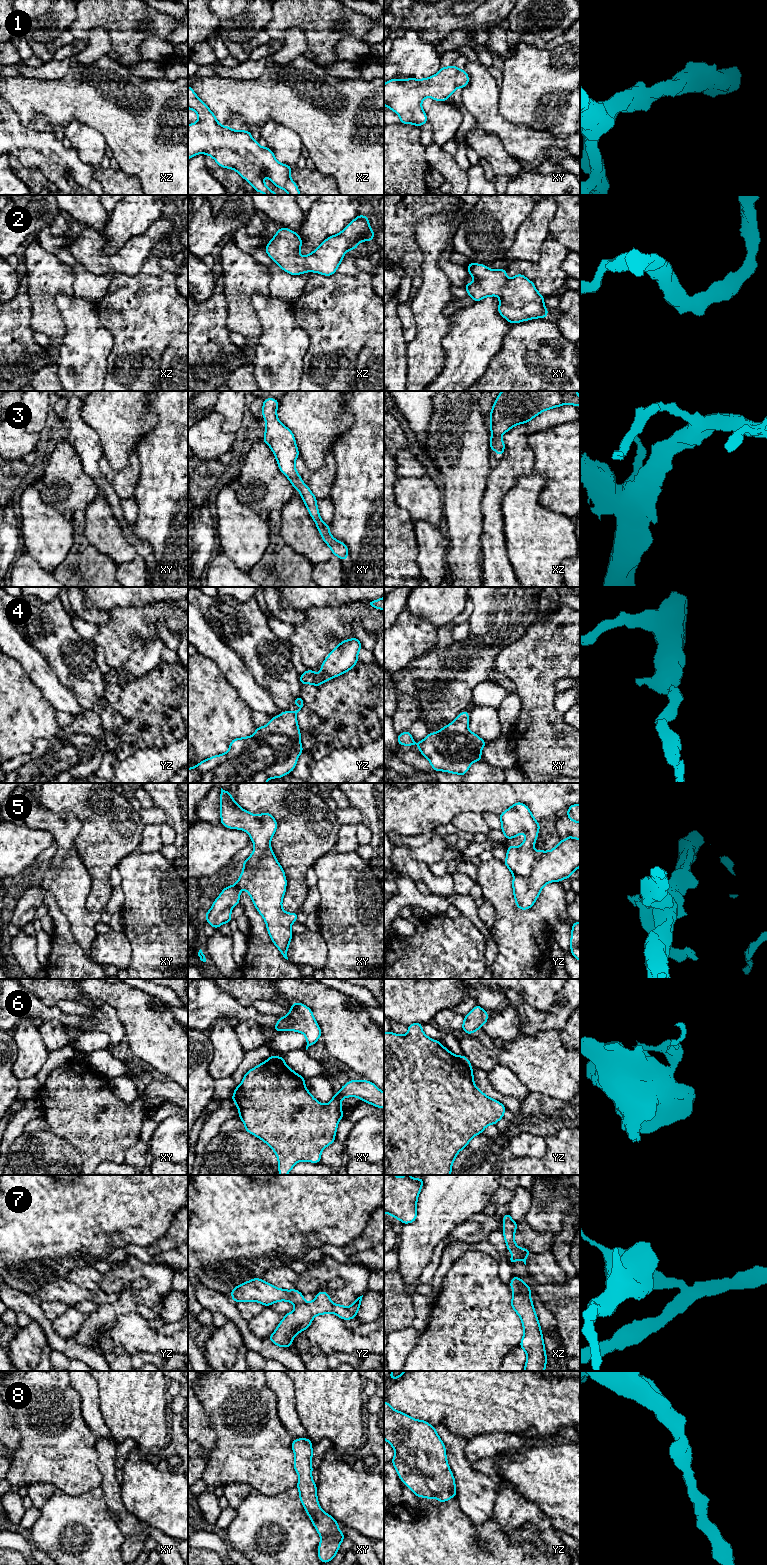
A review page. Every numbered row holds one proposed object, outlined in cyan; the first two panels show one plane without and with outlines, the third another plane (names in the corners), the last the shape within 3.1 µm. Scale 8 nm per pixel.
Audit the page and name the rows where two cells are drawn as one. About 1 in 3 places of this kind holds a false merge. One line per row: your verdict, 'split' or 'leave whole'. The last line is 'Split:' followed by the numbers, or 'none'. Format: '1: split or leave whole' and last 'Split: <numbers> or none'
1: leave whole
2: leave whole
3: leave whole
4: leave whole
5: split
6: split
7: split
8: leave whole
Split: 5, 6, 7

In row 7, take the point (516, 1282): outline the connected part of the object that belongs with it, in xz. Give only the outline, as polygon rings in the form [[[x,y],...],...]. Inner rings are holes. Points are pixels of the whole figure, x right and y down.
[[[513,1276],[509,1285],[512,1289],[515,1289],[515,1288],[521,1289],[524,1287],[524,1288],[531,1290],[531,1288],[528,1285],[526,1285],[521,1278],[518,1278],[516,1276]]]

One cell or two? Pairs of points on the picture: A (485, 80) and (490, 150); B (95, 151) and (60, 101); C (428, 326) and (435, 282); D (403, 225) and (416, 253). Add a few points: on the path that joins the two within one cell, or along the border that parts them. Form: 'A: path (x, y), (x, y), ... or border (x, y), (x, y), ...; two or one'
A: border (478, 125), (487, 132), (493, 133), (506, 150); two
B: border (64, 127), (73, 120), (79, 120), (95, 129); two
C: path (429, 315), (429, 301), (435, 293); one
D: path (403, 232), (403, 240), (409, 246); one

